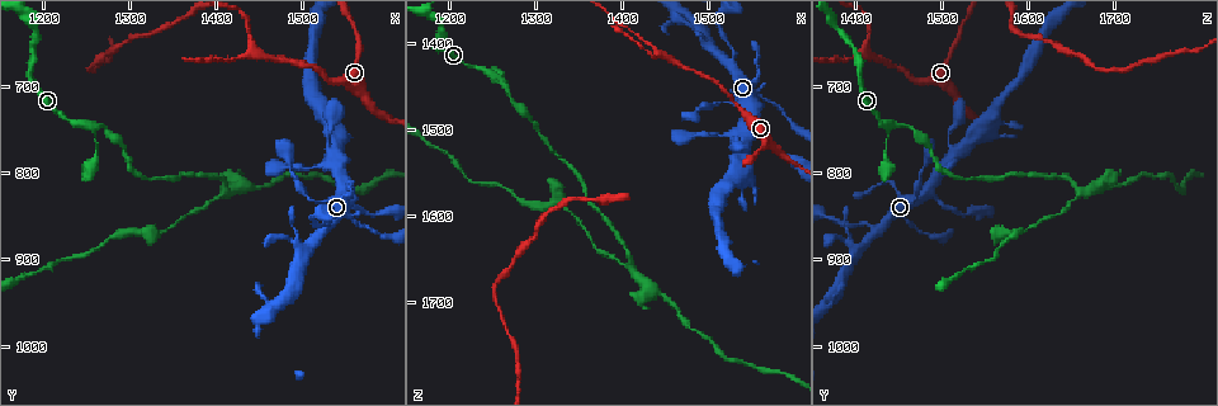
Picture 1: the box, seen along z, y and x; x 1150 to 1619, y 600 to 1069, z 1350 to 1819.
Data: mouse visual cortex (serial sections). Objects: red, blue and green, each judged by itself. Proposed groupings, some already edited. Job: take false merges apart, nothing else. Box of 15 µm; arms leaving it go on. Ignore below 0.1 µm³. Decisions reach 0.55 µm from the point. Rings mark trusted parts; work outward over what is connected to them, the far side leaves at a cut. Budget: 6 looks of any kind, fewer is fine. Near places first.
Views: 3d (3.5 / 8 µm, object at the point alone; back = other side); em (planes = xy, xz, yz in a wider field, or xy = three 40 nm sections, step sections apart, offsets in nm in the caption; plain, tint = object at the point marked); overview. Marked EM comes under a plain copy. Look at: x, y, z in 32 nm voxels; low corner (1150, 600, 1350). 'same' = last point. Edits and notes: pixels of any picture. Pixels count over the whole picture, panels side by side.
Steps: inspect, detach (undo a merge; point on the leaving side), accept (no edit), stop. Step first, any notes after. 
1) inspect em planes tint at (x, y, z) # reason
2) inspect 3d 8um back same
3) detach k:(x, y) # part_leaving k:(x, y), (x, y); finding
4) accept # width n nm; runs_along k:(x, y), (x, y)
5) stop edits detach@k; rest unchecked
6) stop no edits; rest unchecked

inspect 3d 3.5um at (1450, 665, 1415)

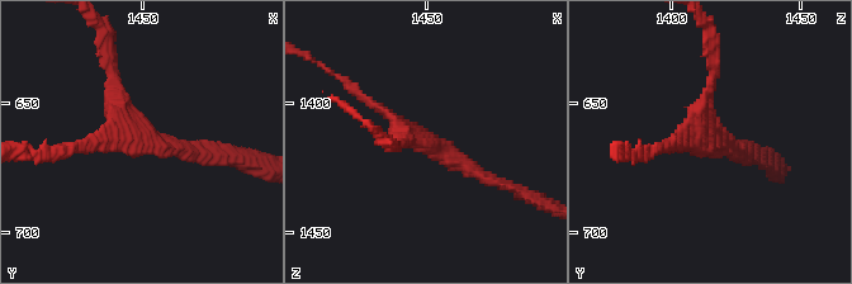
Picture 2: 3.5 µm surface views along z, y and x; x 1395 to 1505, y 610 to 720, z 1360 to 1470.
inspect em xy step 3 tint at (1450, 662, 1416) # arms 3; arm_widths 150, 150, 200 nm; shape alone is not enough

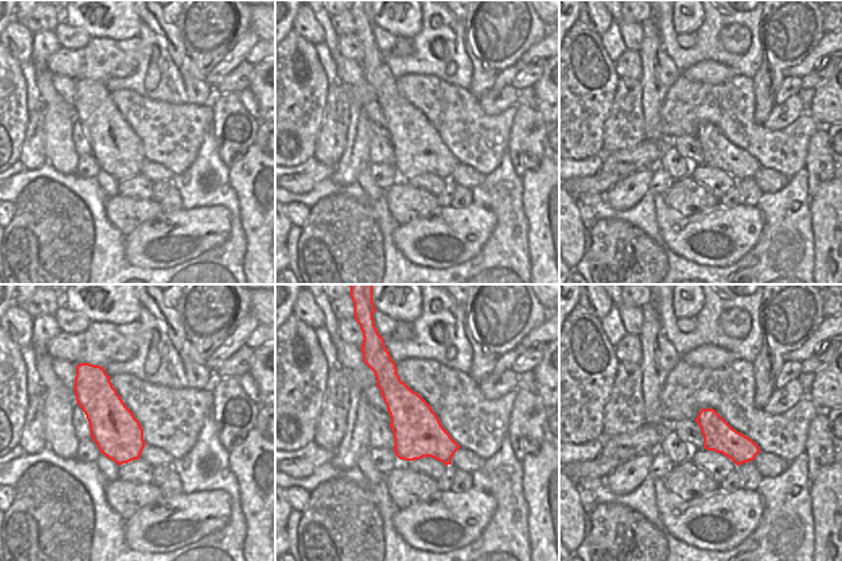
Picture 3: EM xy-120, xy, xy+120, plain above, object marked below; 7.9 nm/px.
accept # runs_along 2:(213, 157), (143, 135), (108, 65); one cell here

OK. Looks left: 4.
inspect 3d 8um at (1560, 860, 1465)

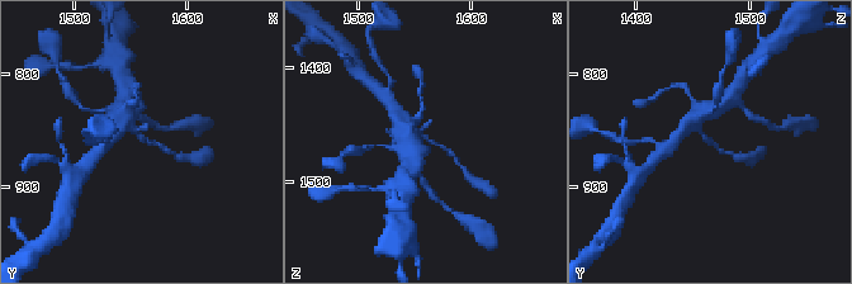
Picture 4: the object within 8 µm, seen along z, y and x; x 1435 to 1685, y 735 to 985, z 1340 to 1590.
inspect em xy step 2 tint at (1566, 858, 1466) # arm_widths 150, 350 nm

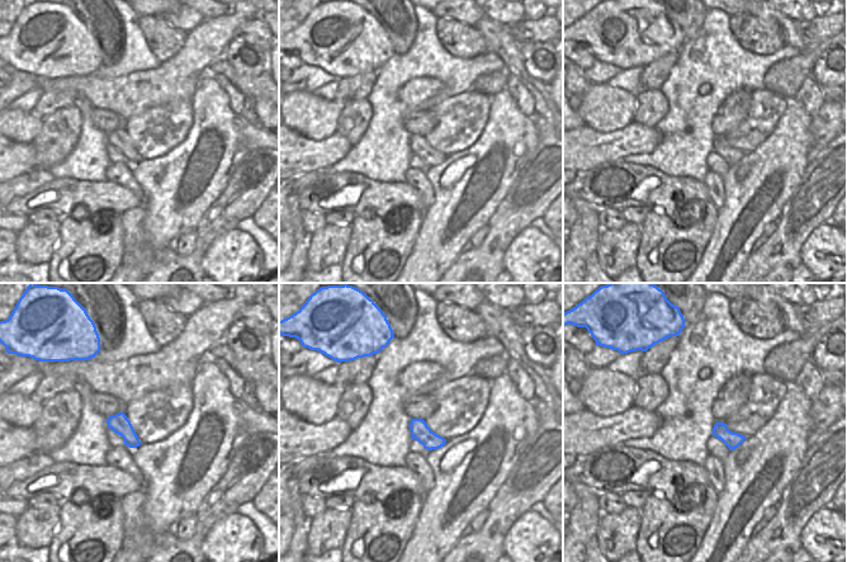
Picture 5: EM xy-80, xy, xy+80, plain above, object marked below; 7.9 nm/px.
accept # continuous, no second cell

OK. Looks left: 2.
inspect 3d 3.5um at (1410, 825, 1660) # two arms in line, one across

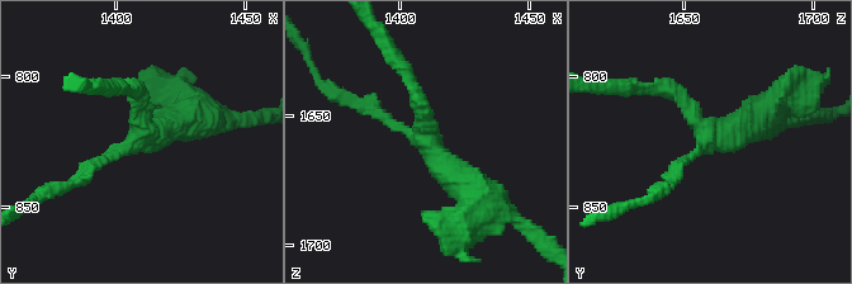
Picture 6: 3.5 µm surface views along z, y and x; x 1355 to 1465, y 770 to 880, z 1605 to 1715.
inspect em xy step 3 tint at (1411, 822, 1659) # arms 3; arm_widths 150, 200, 450 nm

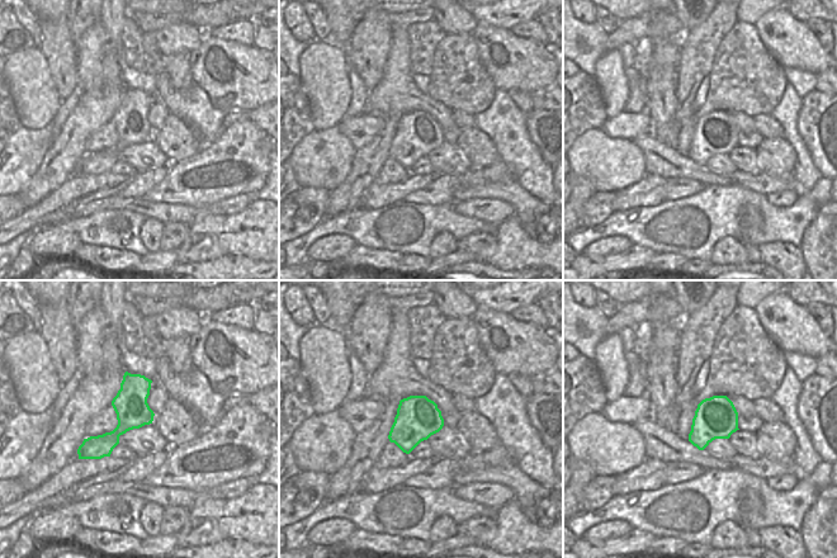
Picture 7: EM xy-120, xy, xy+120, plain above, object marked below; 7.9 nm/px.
accept # runs_along 6:(411, 79), (434, 156), (484, 198); one cell here

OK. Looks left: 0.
stop no edits; rest unchecked

